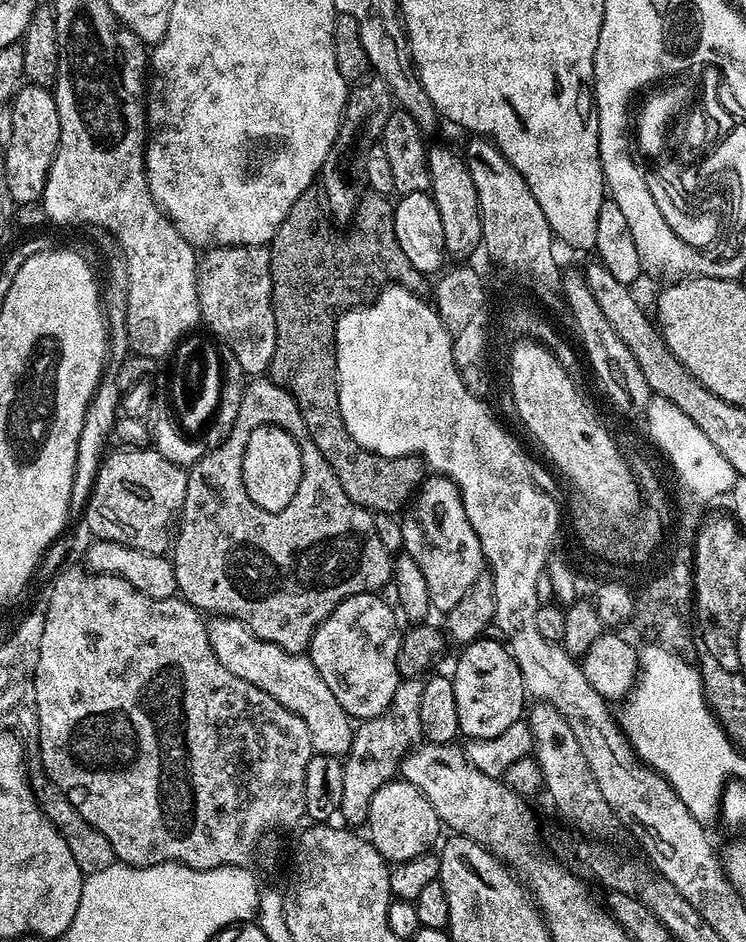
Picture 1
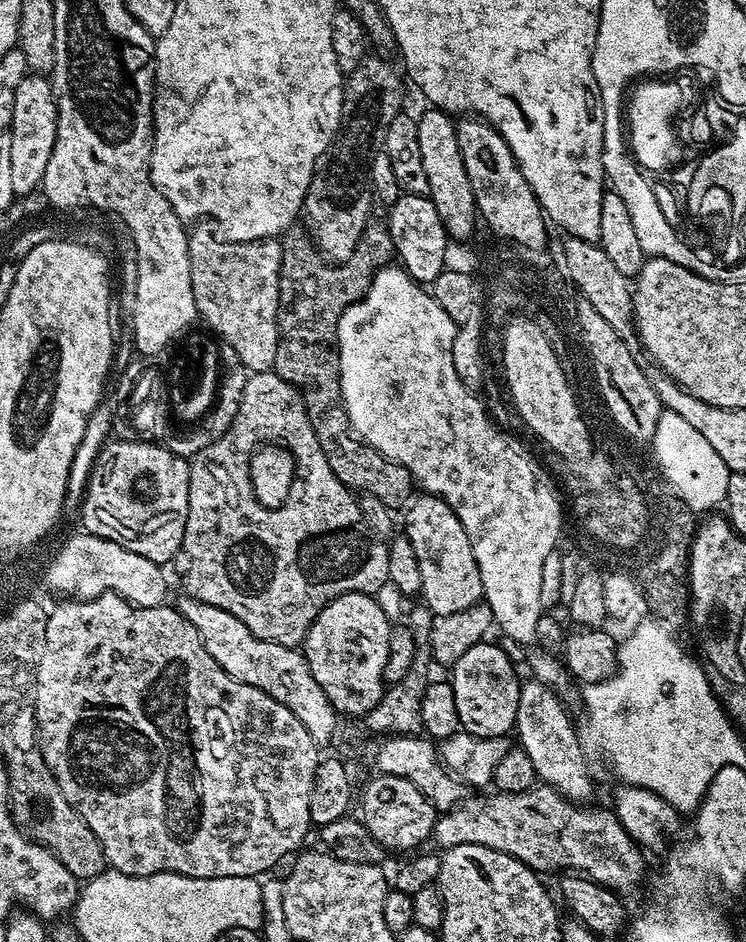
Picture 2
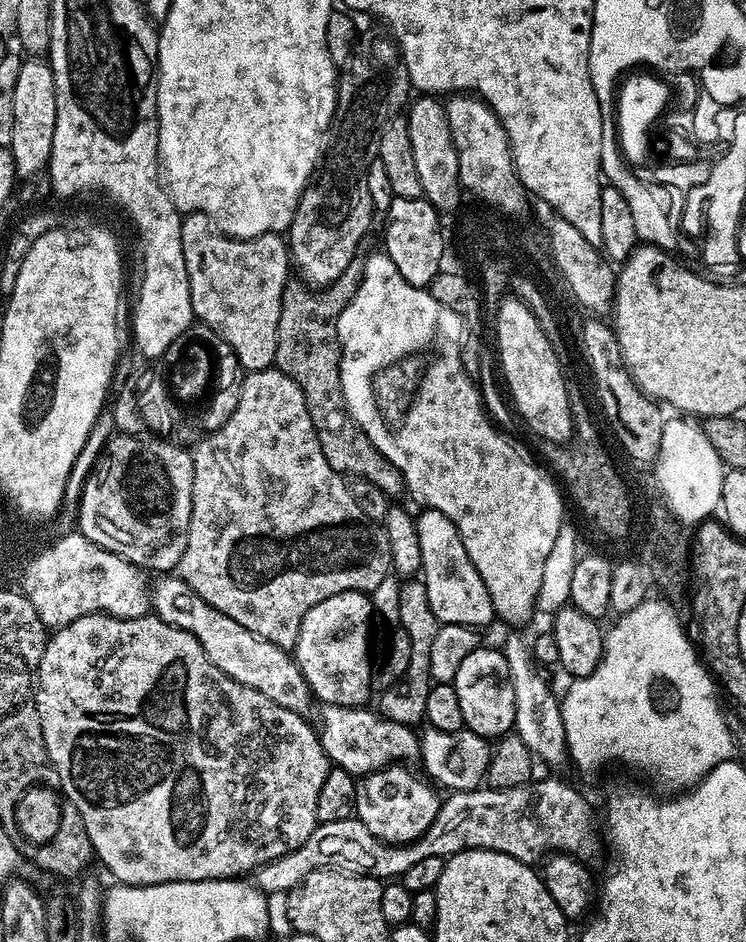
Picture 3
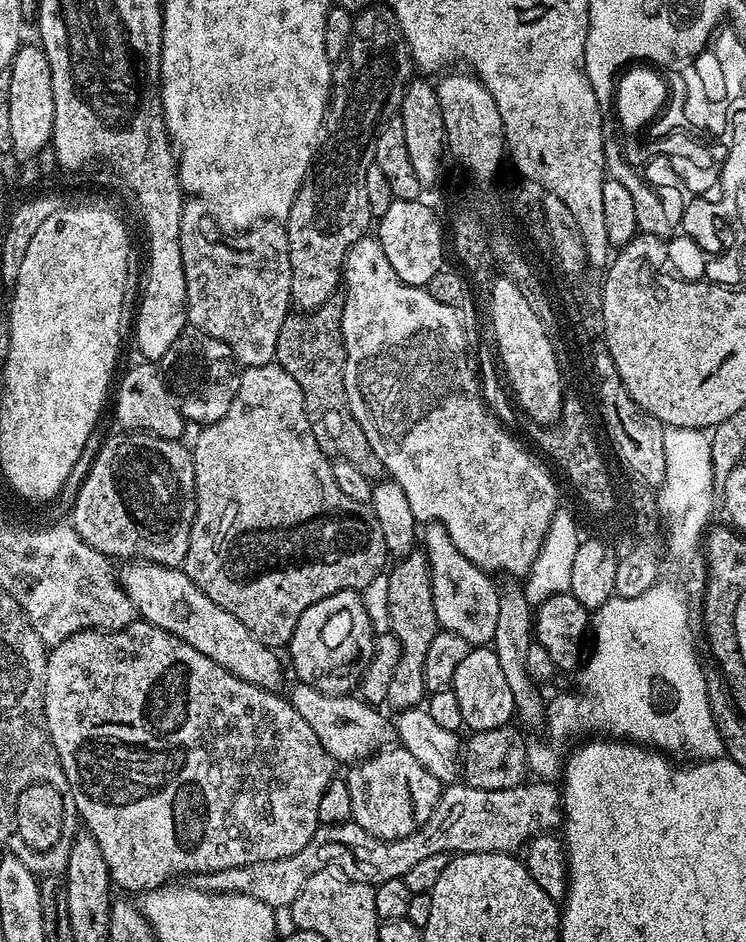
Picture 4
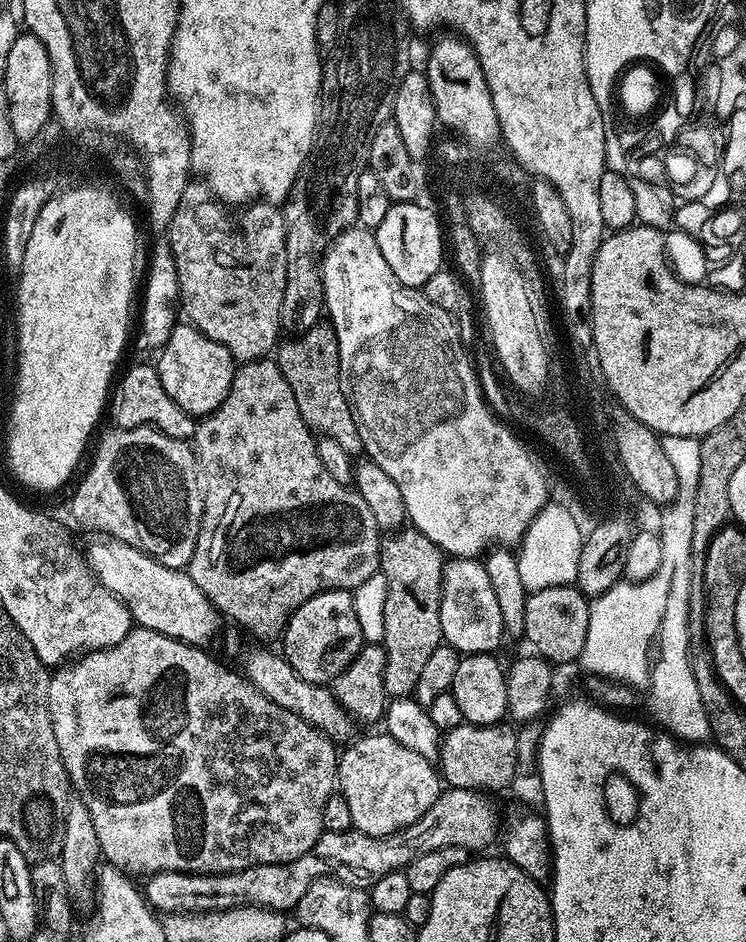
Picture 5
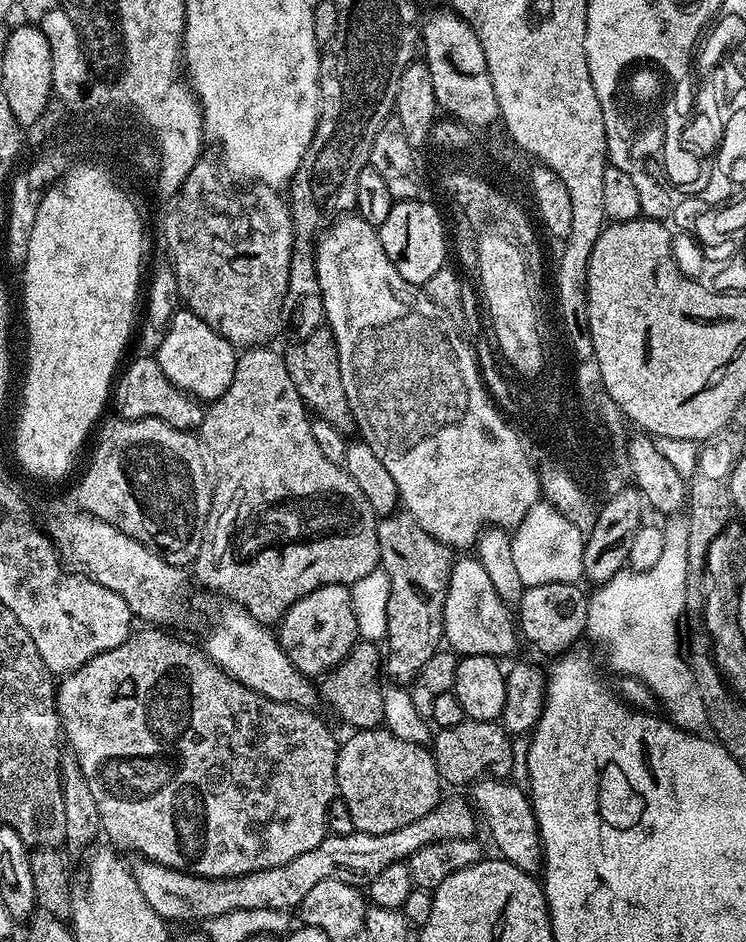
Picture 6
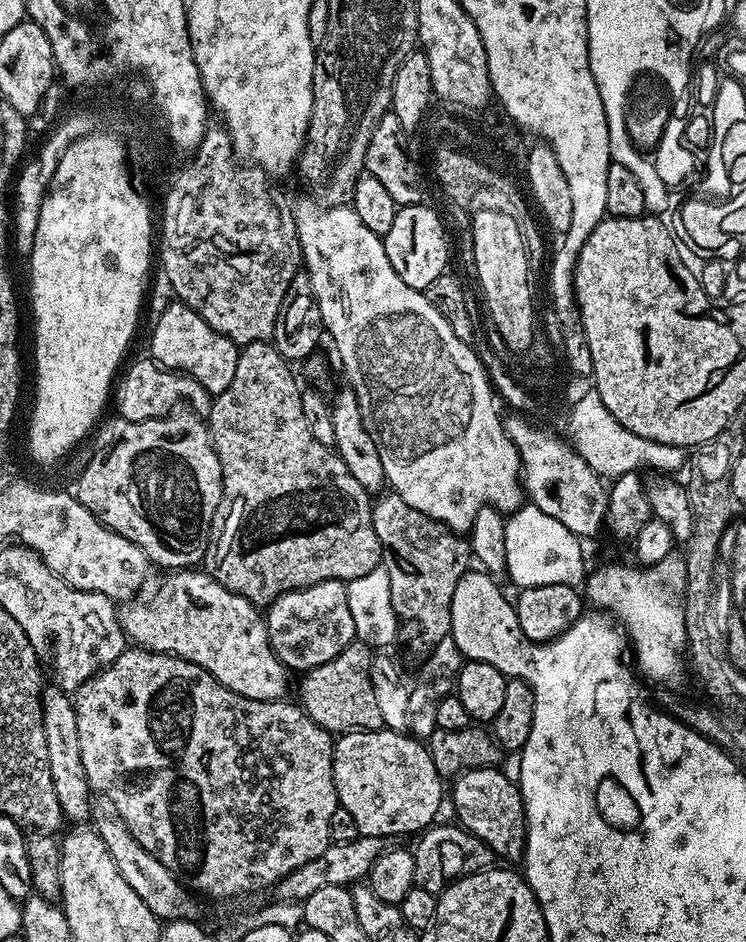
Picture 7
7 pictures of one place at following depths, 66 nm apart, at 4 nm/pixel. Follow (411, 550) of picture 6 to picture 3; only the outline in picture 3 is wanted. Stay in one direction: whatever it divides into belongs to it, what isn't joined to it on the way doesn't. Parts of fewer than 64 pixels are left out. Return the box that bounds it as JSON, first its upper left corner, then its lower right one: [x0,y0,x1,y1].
[378,578,438,726]

